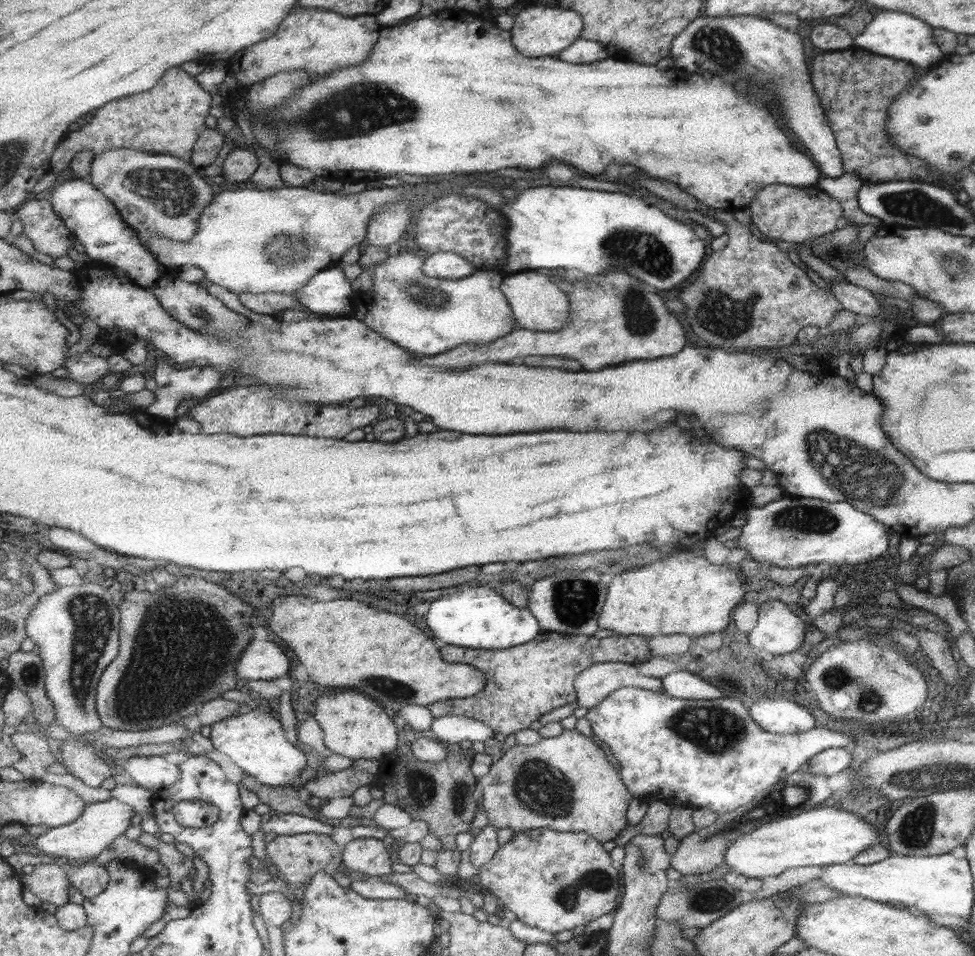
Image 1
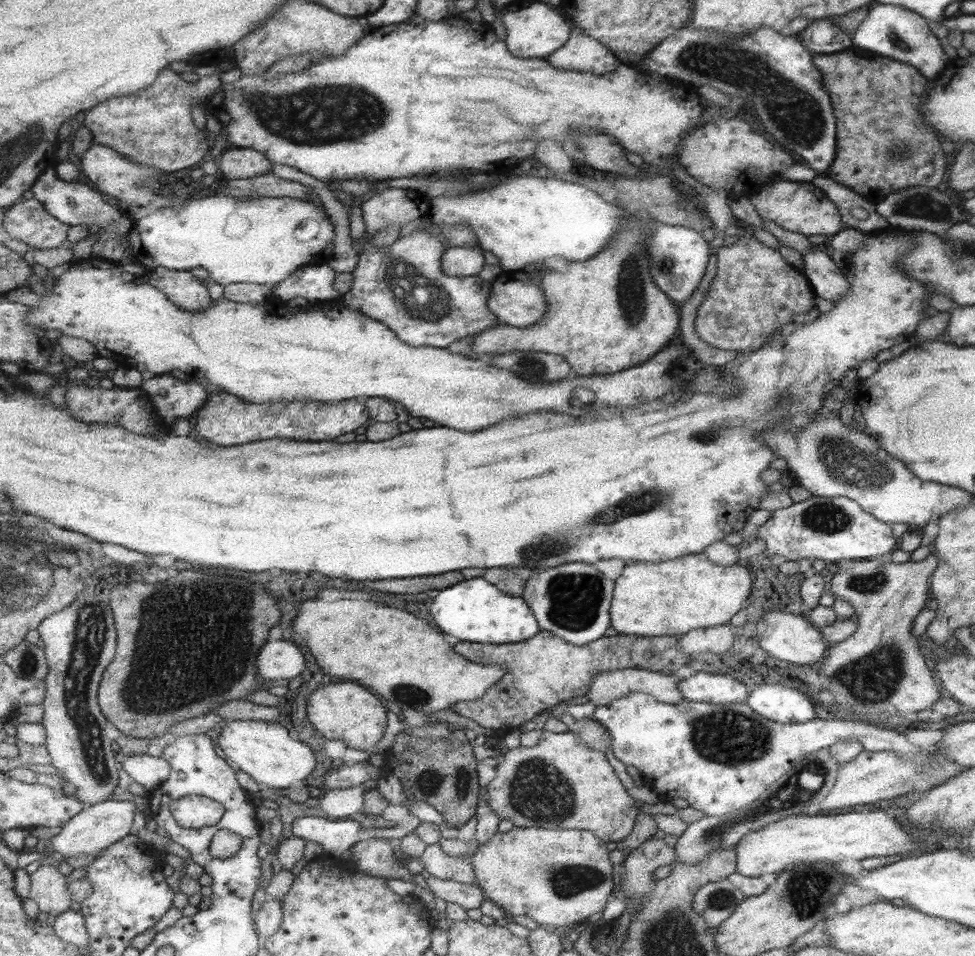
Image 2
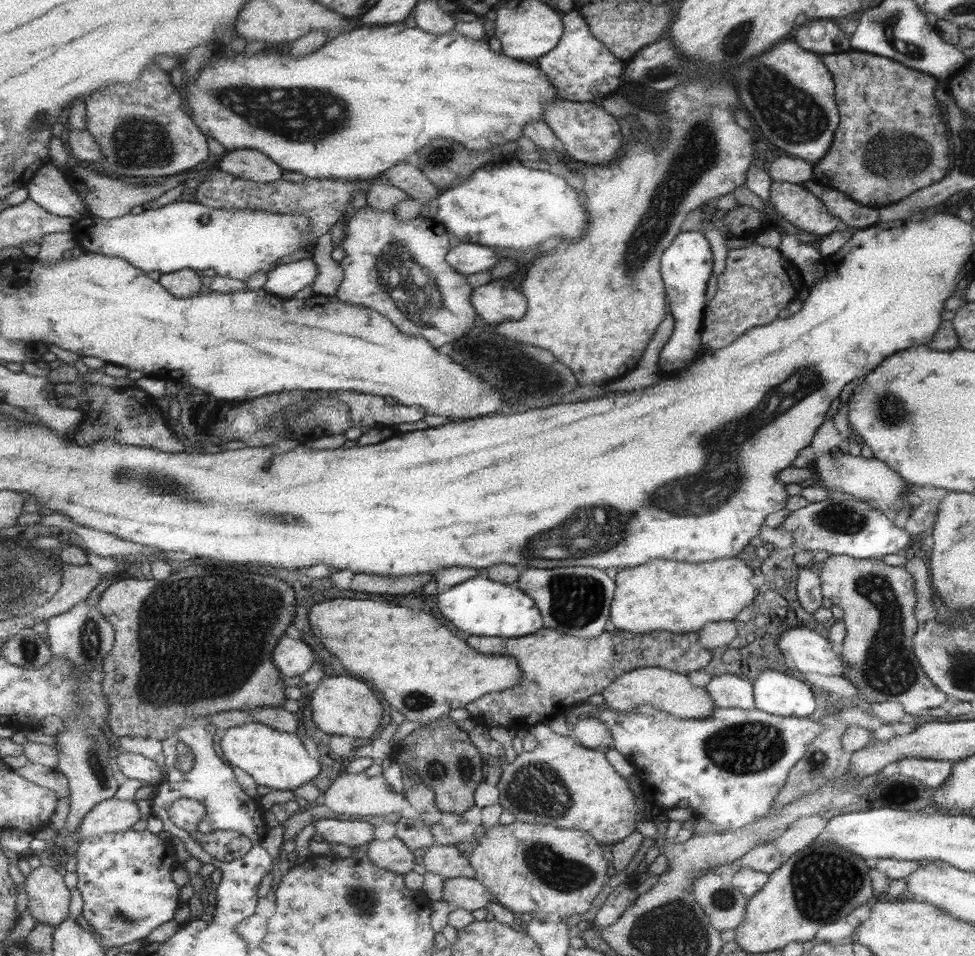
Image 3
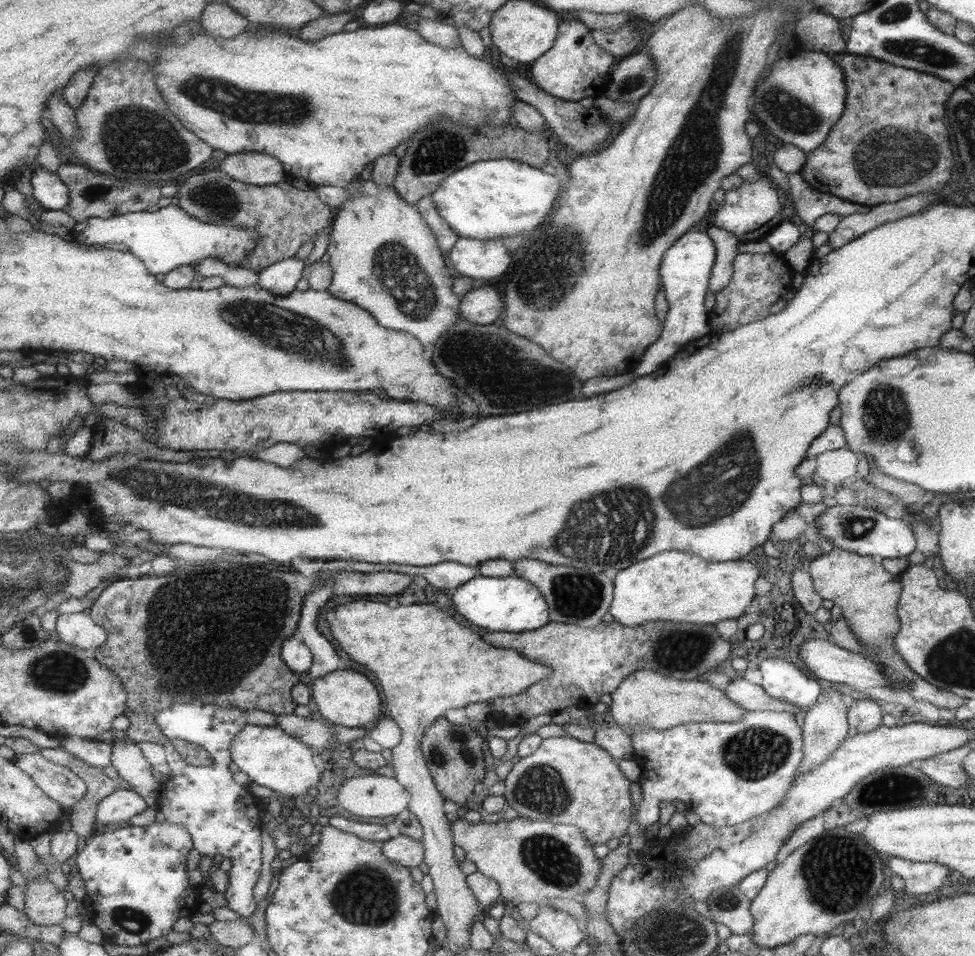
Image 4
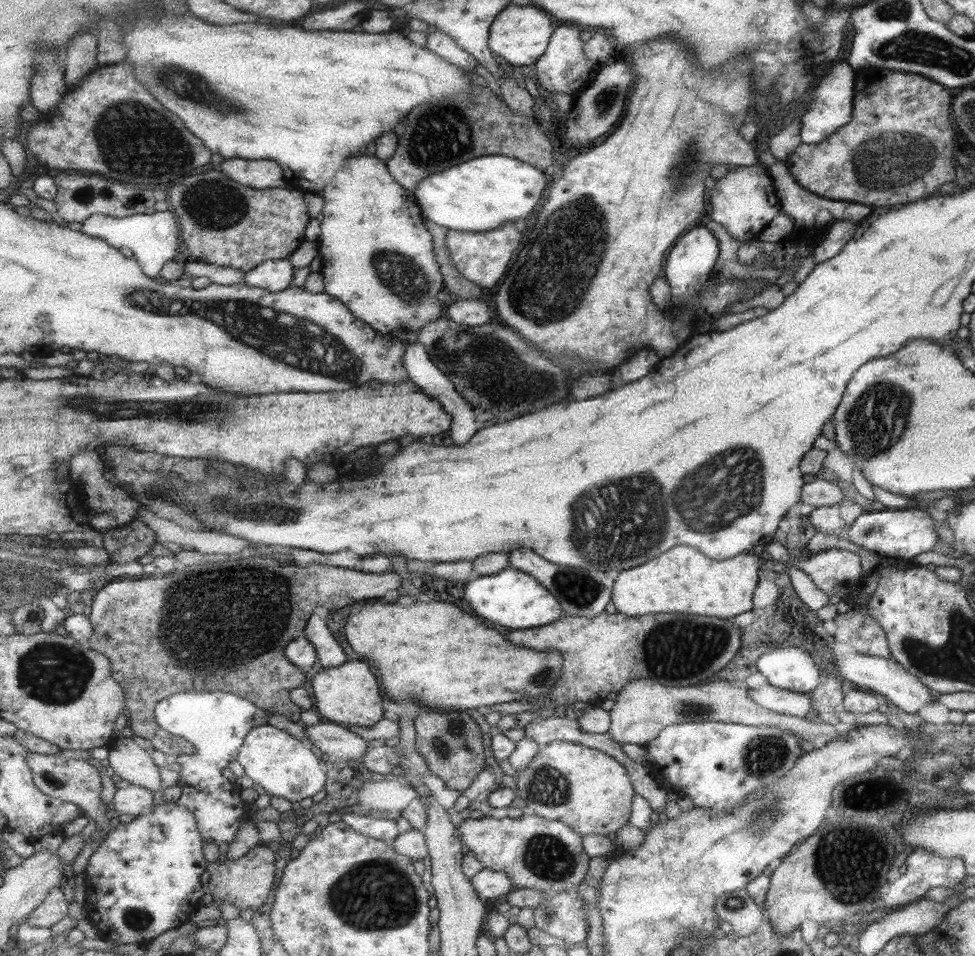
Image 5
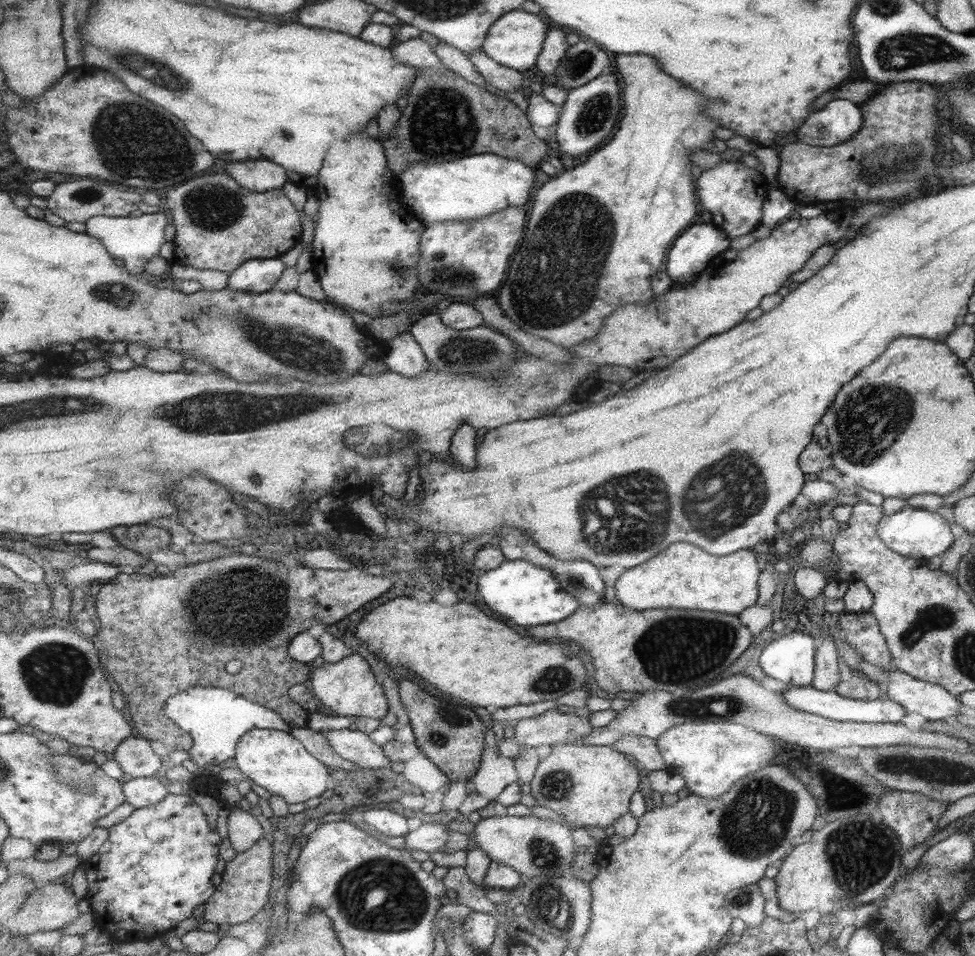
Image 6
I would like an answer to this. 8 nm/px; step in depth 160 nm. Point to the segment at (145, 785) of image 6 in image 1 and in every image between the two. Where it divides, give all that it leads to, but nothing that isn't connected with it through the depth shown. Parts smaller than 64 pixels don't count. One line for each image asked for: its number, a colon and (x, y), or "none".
1: (102, 822)
2: (99, 826)
3: (113, 815)
4: (122, 805)
5: (131, 799)

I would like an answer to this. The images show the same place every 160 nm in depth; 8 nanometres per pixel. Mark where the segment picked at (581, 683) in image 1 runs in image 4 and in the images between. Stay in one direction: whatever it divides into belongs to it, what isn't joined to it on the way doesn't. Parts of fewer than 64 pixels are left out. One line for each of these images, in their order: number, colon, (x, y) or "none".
2: (607, 686)
3: (671, 692)
4: (645, 698)

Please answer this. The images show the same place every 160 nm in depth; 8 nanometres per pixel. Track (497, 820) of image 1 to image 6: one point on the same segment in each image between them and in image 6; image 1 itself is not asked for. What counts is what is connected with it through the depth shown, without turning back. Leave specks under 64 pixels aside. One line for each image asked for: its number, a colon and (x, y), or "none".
2: (534, 786)
3: (561, 783)
4: (565, 781)
5: (581, 787)
6: (588, 786)

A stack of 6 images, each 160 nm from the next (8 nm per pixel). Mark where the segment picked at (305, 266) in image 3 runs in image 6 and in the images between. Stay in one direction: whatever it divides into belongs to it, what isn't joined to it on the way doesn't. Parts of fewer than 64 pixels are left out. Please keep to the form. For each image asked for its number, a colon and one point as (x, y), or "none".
4: (282, 278)
5: (275, 275)
6: (257, 276)

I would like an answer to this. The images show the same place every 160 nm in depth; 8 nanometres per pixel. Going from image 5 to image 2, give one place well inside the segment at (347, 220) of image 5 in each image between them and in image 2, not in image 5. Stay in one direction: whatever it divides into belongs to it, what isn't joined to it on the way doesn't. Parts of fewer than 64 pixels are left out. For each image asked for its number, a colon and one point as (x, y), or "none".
2: (403, 285)
3: (400, 268)
4: (386, 258)

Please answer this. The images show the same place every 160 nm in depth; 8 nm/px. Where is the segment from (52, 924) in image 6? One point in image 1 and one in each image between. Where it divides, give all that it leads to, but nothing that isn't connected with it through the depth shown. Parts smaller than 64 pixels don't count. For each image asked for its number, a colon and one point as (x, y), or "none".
1: (50, 882)
2: (50, 890)
3: (50, 899)
4: (45, 904)
5: (55, 907)

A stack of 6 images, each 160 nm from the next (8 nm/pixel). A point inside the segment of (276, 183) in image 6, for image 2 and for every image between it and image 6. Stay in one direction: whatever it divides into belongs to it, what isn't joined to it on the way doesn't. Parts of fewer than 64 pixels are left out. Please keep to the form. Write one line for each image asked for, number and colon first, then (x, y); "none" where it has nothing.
2: (240, 163)
3: (246, 164)
4: (259, 169)
5: (261, 174)

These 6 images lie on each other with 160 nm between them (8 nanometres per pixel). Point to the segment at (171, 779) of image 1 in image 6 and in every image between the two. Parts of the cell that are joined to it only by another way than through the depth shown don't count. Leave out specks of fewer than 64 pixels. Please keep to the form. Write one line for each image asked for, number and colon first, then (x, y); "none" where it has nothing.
2: (151, 772)
3: (136, 766)
4: (129, 761)
5: (129, 760)
6: (135, 757)

